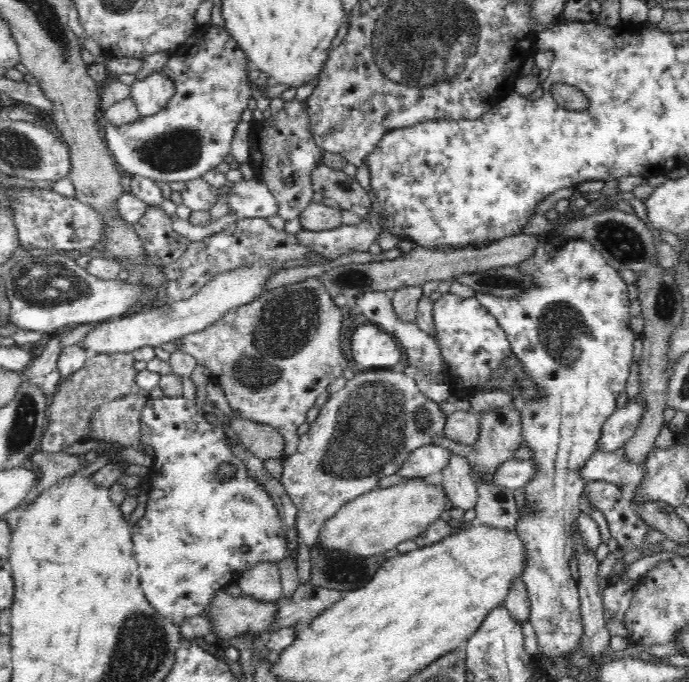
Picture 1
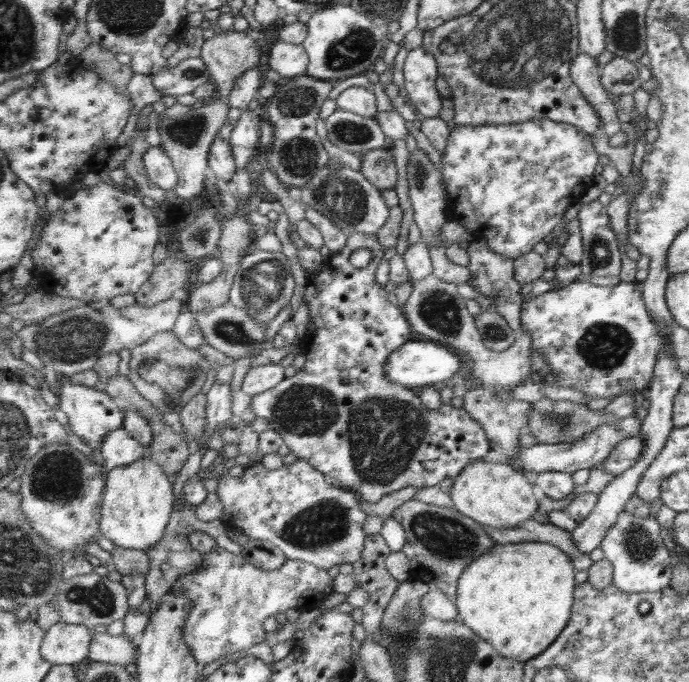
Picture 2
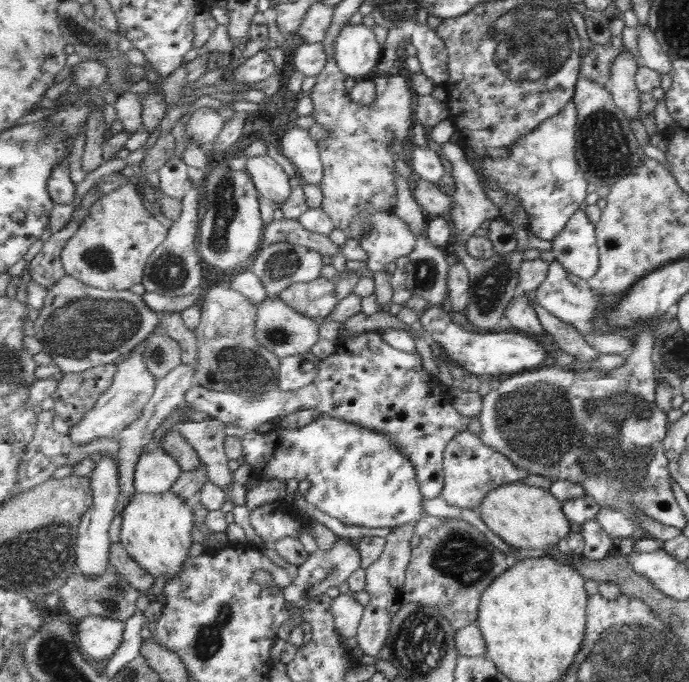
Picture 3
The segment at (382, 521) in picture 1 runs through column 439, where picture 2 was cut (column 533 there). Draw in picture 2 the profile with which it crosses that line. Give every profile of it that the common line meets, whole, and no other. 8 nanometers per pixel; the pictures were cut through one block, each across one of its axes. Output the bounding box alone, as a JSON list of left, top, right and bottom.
[449,462,537,528]

